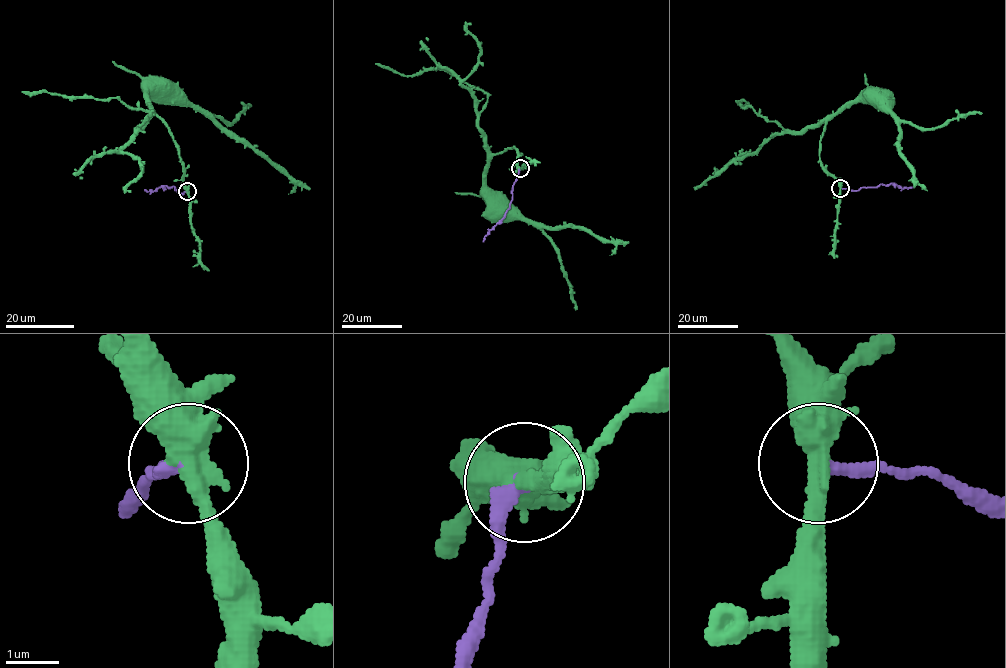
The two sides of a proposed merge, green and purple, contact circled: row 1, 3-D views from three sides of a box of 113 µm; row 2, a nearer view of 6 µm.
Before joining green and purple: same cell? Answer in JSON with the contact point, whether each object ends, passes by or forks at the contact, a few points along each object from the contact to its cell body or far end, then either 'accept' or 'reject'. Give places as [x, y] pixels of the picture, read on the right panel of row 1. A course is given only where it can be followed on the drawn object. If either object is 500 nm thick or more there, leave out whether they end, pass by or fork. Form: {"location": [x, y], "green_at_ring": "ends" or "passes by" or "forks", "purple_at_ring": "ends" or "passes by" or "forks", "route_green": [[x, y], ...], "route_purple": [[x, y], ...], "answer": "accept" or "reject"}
{"location": [840, 188], "green_at_ring": "passes by", "purple_at_ring": "ends", "route_green": [[840, 188], [819, 157], [825, 123], [848, 103], [876, 101], [895, 118], [899, 152], [913, 177], [927, 190]], "route_purple": [[840, 188], [857, 190], [891, 183], [903, 188], [913, 187]], "answer": "reject"}

